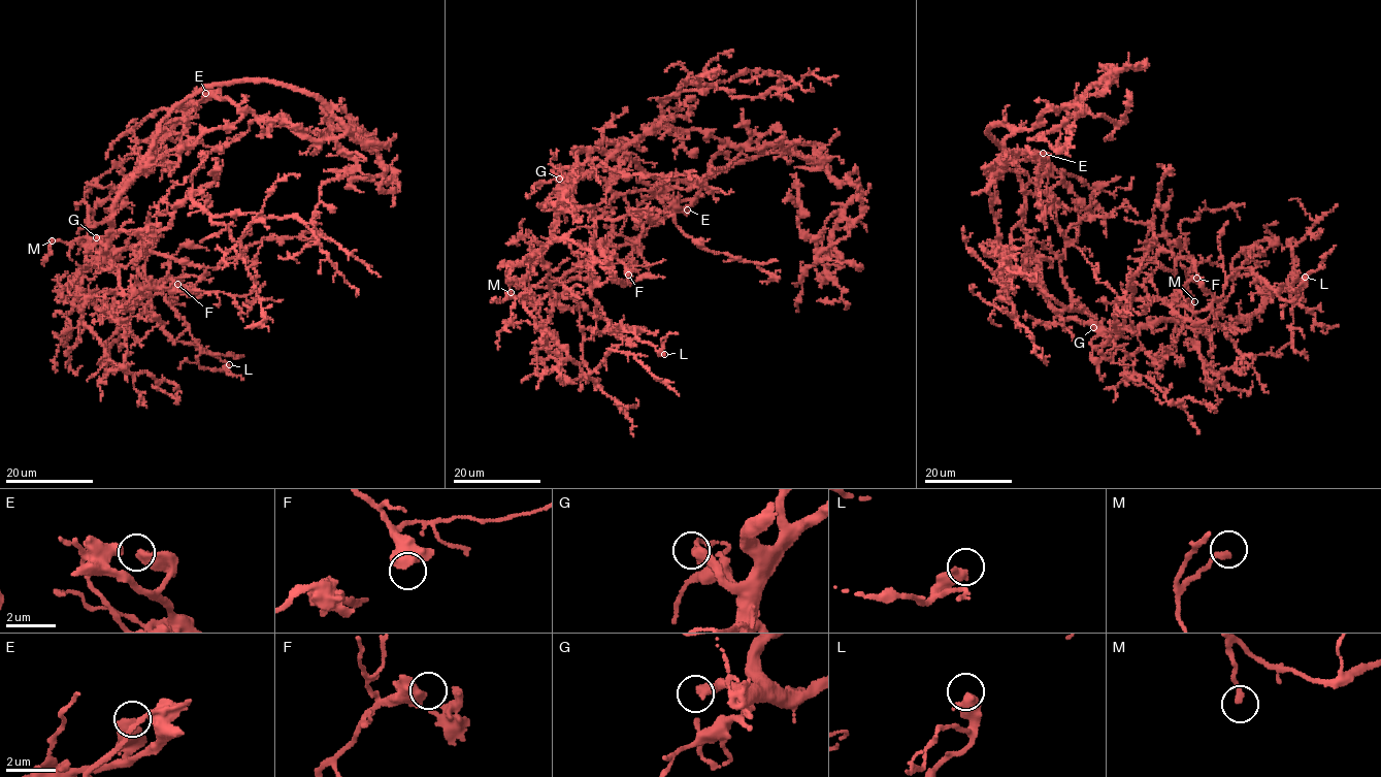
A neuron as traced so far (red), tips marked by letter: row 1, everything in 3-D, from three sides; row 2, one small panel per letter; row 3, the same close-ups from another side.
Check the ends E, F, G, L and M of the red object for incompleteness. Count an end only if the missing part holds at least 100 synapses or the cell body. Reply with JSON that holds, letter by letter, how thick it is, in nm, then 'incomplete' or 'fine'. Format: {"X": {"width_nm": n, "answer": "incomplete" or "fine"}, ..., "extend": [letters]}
{"E": {"width_nm": 550, "answer": "fine"}, "F": {"width_nm": 600, "answer": "fine"}, "G": {"width_nm": 400, "answer": "incomplete"}, "L": {"width_nm": 500, "answer": "fine"}, "M": {"width_nm": 240, "answer": "fine"}, "extend": ["G"]}

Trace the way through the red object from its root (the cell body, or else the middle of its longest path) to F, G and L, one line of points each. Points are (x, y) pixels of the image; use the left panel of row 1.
F: (141, 164), (123, 185), (111, 239), (101, 261), (119, 251), (135, 251), (136, 267), (148, 282), (177, 284)
G: (141, 164), (123, 185), (112, 212), (112, 234), (105, 244), (96, 237)
L: (141, 164), (123, 185), (101, 261), (136, 252), (138, 299), (157, 285), (199, 347), (198, 366), (229, 364)

